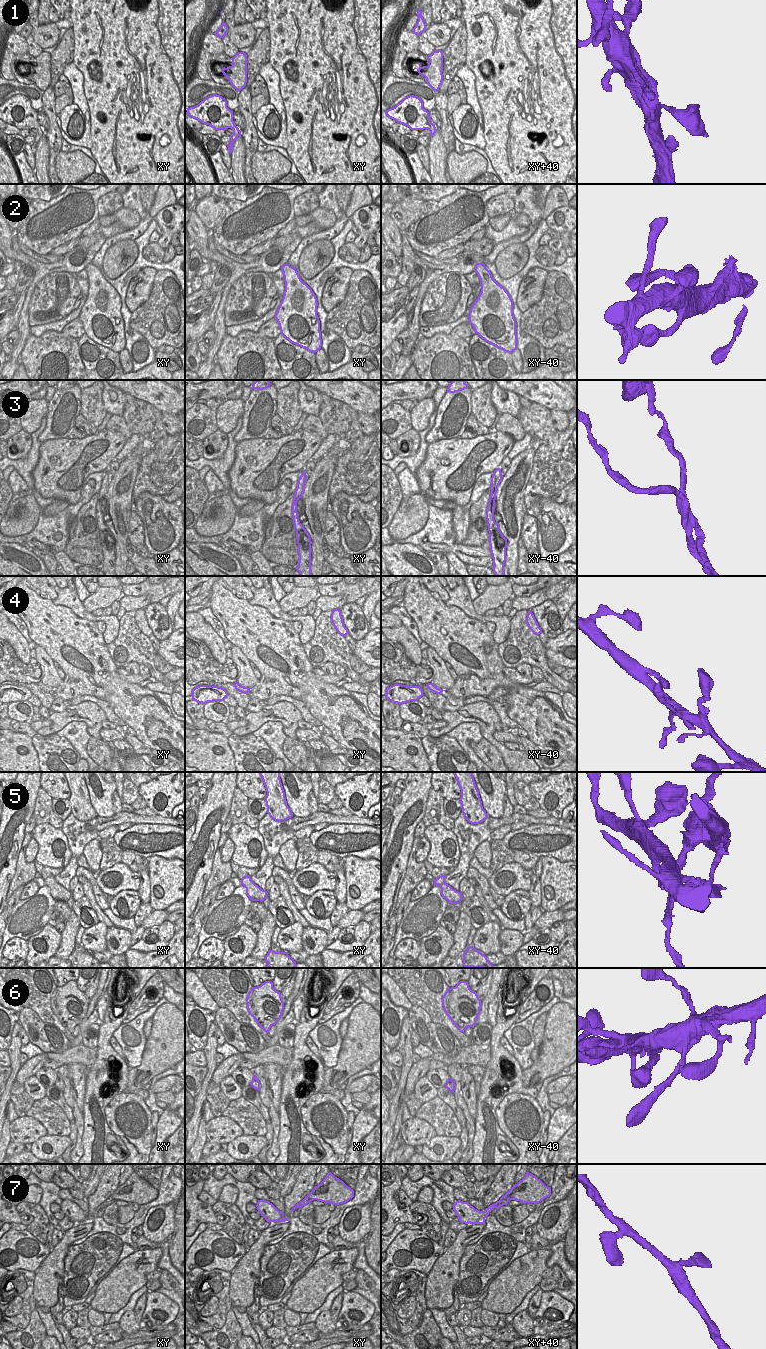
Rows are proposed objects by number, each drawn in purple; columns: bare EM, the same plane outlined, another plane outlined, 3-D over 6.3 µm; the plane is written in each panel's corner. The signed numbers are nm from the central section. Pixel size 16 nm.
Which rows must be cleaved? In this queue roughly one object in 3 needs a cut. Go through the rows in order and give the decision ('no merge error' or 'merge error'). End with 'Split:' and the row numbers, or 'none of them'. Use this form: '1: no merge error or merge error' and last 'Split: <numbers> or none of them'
1: no merge error
2: no merge error
3: merge error
4: no merge error
5: merge error
6: no merge error
7: no merge error
Split: 3, 5

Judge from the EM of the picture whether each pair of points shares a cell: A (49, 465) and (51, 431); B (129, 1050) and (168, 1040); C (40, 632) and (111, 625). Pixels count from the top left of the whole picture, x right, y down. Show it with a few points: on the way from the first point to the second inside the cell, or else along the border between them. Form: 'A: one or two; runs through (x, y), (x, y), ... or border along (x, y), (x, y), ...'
A: two; border along (66, 437), (50, 438), (42, 443)
B: two; border along (147, 1039), (144, 1045), (142, 1061), (135, 1068)
C: two; border along (102, 634), (102, 638), (107, 644)

